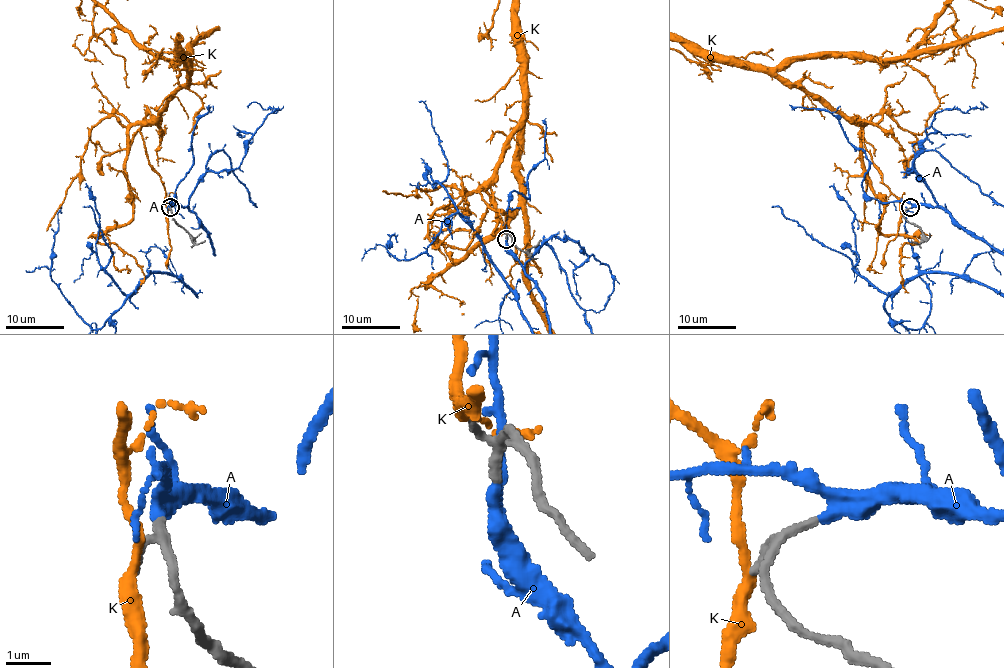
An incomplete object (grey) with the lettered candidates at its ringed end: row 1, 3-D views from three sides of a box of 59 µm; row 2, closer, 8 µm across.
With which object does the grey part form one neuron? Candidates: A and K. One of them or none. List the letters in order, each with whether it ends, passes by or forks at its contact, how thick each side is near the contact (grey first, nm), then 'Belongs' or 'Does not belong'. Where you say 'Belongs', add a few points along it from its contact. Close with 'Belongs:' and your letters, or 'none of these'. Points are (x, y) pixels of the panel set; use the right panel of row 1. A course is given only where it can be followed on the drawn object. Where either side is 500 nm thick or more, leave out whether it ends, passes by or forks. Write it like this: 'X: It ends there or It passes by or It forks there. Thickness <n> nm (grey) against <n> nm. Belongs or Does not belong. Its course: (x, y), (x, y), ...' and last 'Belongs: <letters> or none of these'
A: It passes by. Thickness 160 nm (grey) against 280 nm. Belongs
K: It passes by. Thickness 140 nm (grey) against 280 nm. Does not belong
Belongs: A

